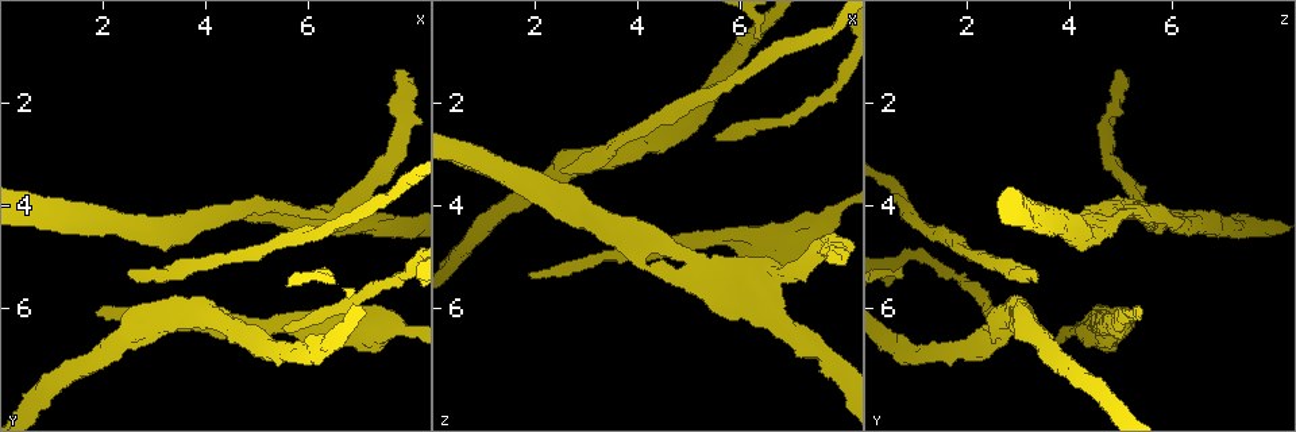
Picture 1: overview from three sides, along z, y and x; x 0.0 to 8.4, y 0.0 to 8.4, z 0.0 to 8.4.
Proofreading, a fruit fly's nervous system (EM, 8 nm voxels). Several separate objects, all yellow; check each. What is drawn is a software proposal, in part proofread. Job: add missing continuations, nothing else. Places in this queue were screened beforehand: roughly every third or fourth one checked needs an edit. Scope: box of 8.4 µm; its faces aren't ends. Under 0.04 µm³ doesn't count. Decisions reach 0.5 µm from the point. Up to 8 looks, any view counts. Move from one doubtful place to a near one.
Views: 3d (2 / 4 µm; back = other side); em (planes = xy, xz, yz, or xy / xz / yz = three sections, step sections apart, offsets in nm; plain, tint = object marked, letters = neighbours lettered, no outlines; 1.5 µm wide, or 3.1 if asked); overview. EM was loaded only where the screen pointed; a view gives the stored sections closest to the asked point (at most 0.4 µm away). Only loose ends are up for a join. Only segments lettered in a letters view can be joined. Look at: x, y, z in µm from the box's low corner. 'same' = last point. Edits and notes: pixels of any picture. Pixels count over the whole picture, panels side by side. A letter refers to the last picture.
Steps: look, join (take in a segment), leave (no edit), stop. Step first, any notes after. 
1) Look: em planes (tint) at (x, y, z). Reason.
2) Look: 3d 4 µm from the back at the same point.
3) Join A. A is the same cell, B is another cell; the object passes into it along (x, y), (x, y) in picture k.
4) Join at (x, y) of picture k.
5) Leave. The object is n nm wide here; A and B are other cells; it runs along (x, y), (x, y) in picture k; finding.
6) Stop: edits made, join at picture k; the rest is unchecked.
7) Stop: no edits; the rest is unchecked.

Look: 3d 2 µm from the back at (2.55, 5.25, 3.30). End of a long branch.

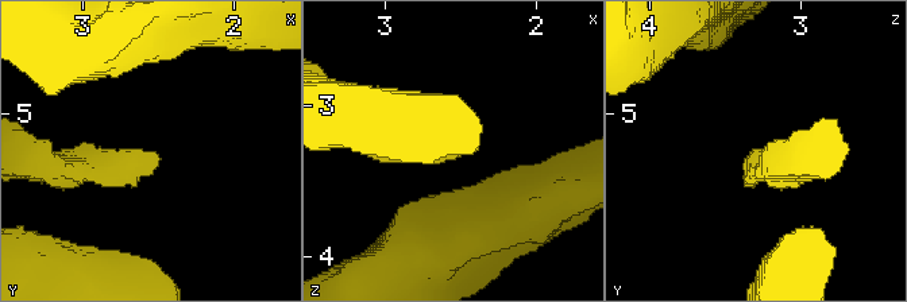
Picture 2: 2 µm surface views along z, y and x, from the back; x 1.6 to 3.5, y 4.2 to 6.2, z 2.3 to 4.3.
Look: em planes (plain) at (2.54, 5.28, 3.34).

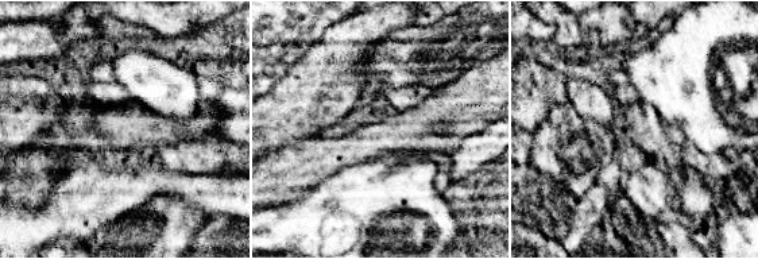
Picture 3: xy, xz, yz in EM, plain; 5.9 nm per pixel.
Look: em planes (letters) at the same point.

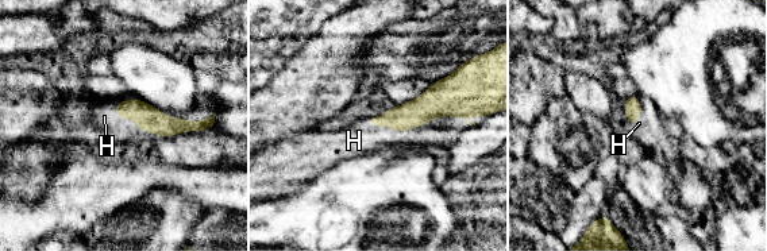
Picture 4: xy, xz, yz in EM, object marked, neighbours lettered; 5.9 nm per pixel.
Join H. H is the same cell; the object passes into it along (149, 119), (130, 118), (104, 116) in picture 4; it goes on there.

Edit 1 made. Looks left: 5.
Look: overview. Redraw.

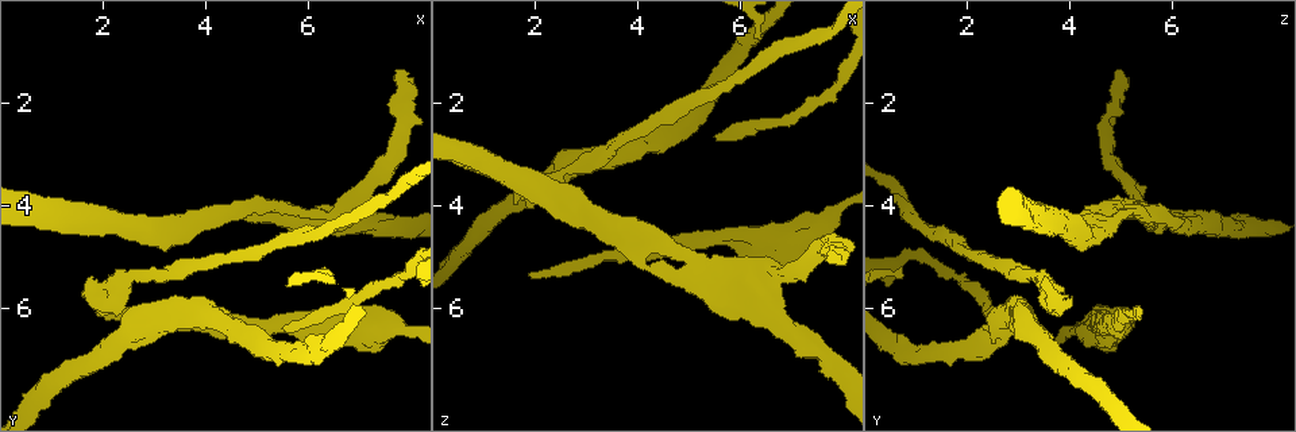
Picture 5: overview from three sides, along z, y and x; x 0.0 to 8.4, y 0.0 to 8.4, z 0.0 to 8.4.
Look: 3d 4 µm at (6.55, 4.25, 5.00). Branch stops here.

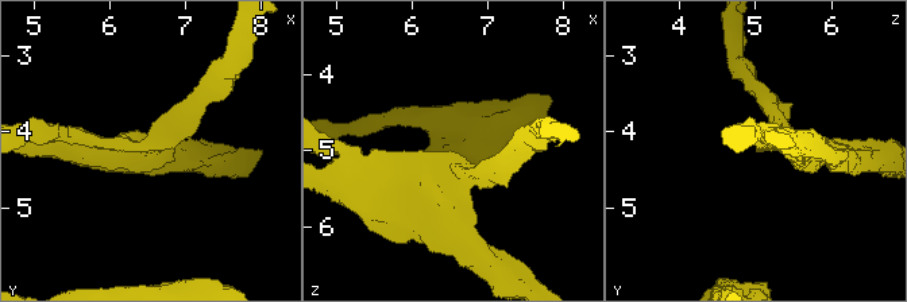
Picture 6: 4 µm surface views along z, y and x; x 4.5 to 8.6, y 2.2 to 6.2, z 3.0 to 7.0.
Look: em xy step 8 (letters) at (6.55, 4.30, 5.05).

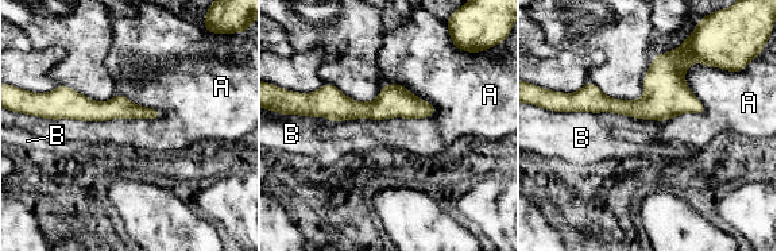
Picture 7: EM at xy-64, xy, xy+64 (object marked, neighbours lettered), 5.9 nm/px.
Look: em planes (letters) at the same point.

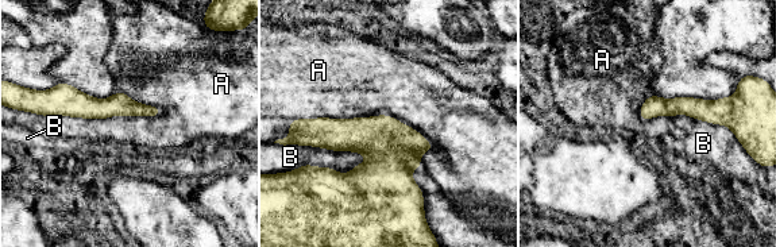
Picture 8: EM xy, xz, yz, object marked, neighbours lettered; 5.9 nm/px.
Leave. A and B are other cells; it runs along (157, 111), (61, 107), (53, 112) in picture 8; none of them fits.

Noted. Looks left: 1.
Stop: edits made, join at picture 4; the rest is unchecked.

